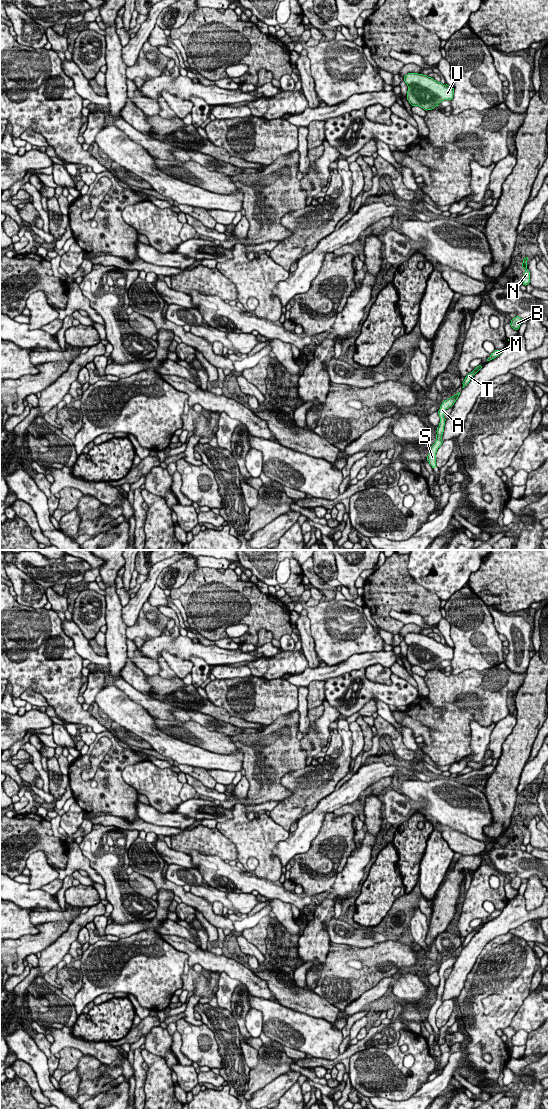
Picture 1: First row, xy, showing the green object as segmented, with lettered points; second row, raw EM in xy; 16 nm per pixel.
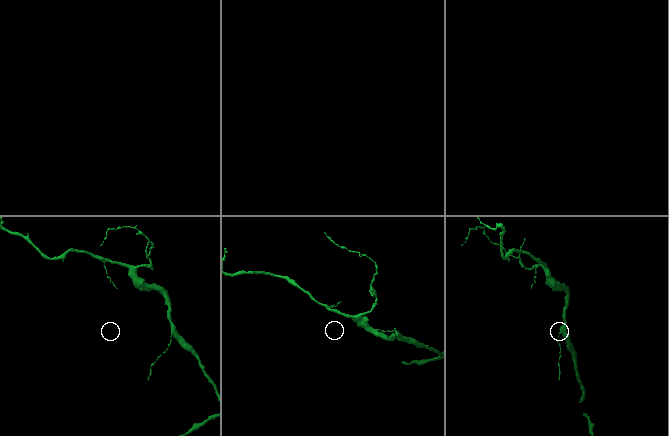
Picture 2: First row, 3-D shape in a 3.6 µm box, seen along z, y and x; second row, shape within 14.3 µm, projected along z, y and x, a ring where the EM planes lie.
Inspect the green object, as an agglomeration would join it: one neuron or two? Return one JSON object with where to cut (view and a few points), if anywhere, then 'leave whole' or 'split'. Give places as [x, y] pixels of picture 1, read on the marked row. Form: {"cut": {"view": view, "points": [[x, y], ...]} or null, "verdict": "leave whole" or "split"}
{"cut": null, "verdict": "leave whole"}

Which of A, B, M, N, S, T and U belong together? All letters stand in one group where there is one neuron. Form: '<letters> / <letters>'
A B M N S T U

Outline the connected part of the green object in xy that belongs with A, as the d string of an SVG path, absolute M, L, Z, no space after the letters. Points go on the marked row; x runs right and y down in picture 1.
M460 392L455 394L454 396L448 398L447 400L443 401L440 409L438 411L439 417L440 417L440 423L439 426L437 427L437 434L436 434L436 441L435 443L429 448L429 454L427 456L427 461L429 464L432 466L432 468L437 467L436 466L436 453L438 448L442 445L442 435L444 432L444 426L445 426L445 421L446 419L444 418L444 413L445 410L448 409L449 407L452 407L456 400L458 399L460 395Z

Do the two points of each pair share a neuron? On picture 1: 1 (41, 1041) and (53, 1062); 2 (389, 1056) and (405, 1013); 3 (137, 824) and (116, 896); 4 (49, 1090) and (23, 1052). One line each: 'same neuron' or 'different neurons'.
1: same neuron
2: different neurons
3: different neurons
4: same neuron

